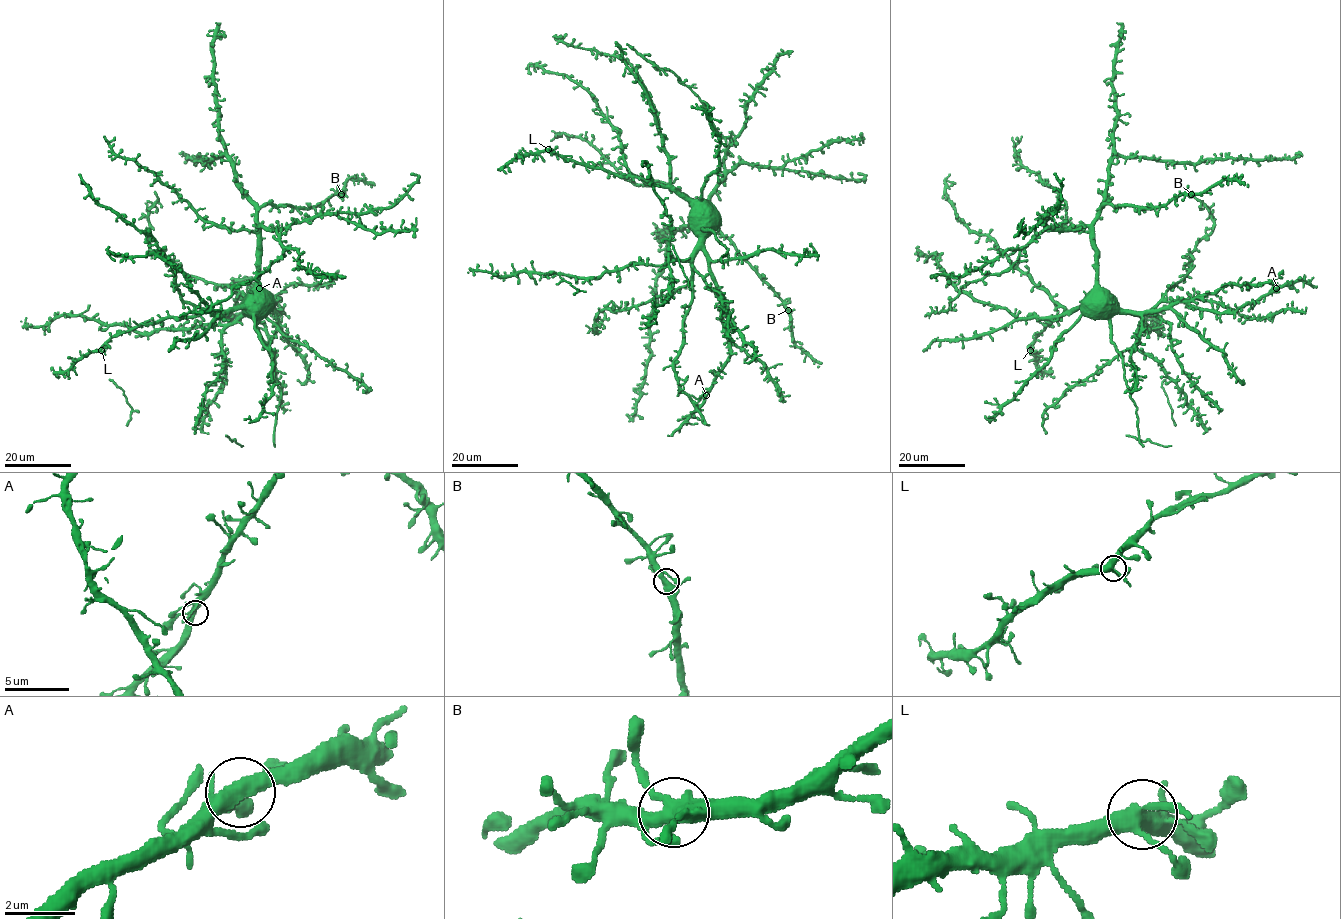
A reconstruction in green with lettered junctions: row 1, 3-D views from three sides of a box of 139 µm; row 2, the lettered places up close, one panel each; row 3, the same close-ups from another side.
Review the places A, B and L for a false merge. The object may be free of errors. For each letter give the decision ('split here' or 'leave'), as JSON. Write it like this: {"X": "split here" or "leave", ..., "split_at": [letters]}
{"A": "leave", "B": "leave", "L": "leave", "split_at": []}

